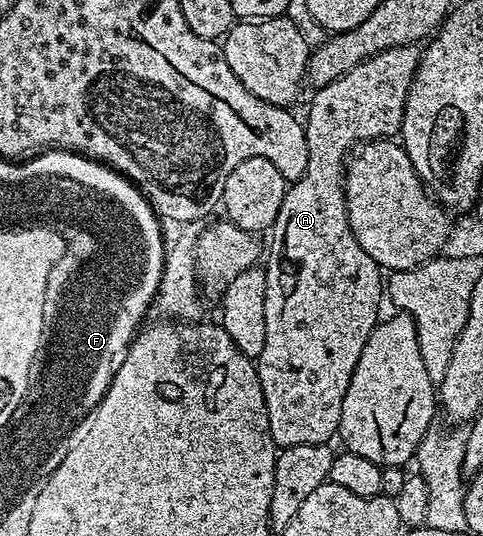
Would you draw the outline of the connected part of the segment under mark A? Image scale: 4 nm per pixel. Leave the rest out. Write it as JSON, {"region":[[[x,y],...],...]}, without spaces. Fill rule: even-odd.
{"region":[[[417,45],[397,46],[388,48],[379,54],[373,54],[365,58],[356,68],[344,72],[336,80],[332,80],[326,86],[317,87],[313,91],[314,99],[310,102],[310,111],[304,117],[306,128],[306,139],[308,140],[308,166],[304,168],[304,176],[300,176],[289,183],[284,204],[280,204],[280,212],[276,216],[273,226],[268,231],[270,237],[270,251],[264,254],[264,269],[266,271],[266,291],[264,292],[264,352],[256,359],[258,367],[258,379],[264,396],[264,404],[268,412],[268,428],[270,429],[270,440],[275,447],[285,448],[288,446],[299,446],[300,444],[316,444],[317,446],[329,443],[330,437],[338,434],[338,421],[344,404],[344,396],[348,392],[348,384],[352,380],[352,372],[360,360],[360,352],[364,352],[364,344],[368,344],[368,336],[374,331],[380,321],[378,305],[384,302],[384,270],[378,265],[364,248],[356,240],[354,233],[350,231],[350,221],[346,215],[346,192],[344,189],[344,175],[346,164],[352,151],[363,140],[376,138],[393,139],[401,131],[402,117],[404,116],[404,104],[408,96],[408,88],[414,79],[414,73],[418,67],[420,50]]]}

